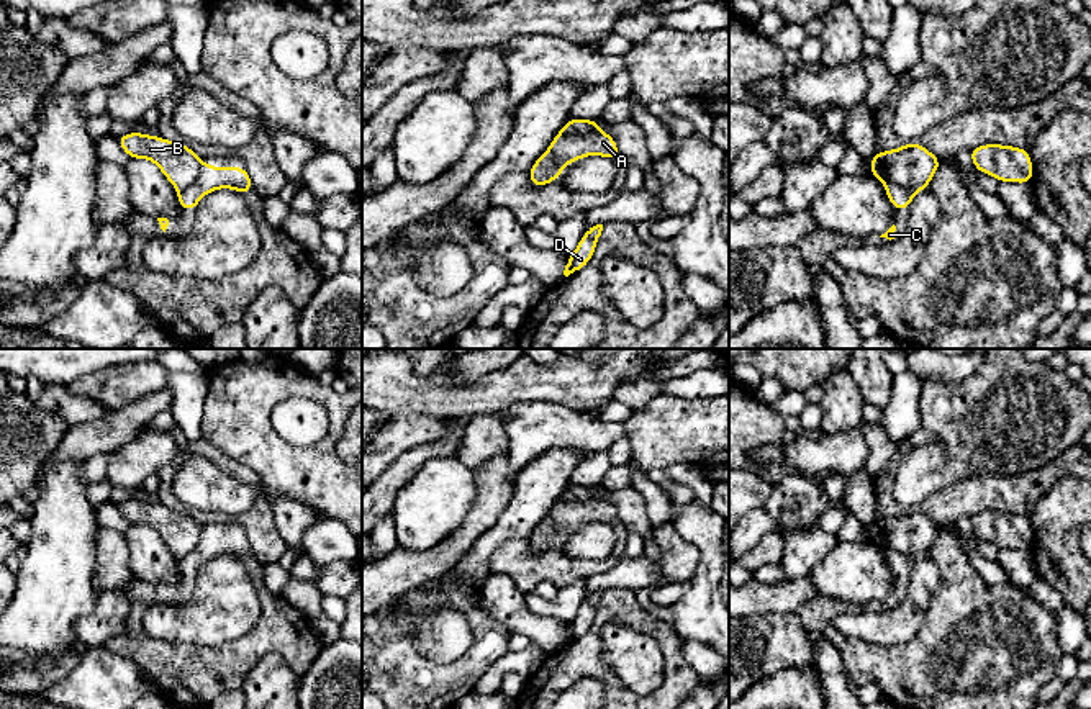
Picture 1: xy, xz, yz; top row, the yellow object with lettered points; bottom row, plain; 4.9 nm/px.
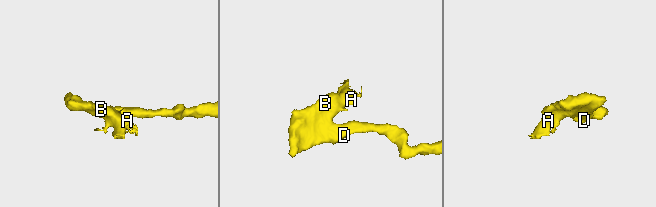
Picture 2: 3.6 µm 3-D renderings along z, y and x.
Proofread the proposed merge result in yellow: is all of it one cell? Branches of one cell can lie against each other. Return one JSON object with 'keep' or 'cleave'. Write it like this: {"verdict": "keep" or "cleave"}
{"verdict": "cleave"}

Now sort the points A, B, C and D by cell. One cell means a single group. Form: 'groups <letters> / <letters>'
groups A C / B D

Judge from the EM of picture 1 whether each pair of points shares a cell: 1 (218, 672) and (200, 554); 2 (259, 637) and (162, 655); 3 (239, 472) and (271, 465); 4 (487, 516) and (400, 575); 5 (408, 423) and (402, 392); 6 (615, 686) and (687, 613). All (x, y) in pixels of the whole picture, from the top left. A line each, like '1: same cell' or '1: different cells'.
1: same cell
2: same cell
3: different cells
4: same cell
5: different cells
6: different cells

